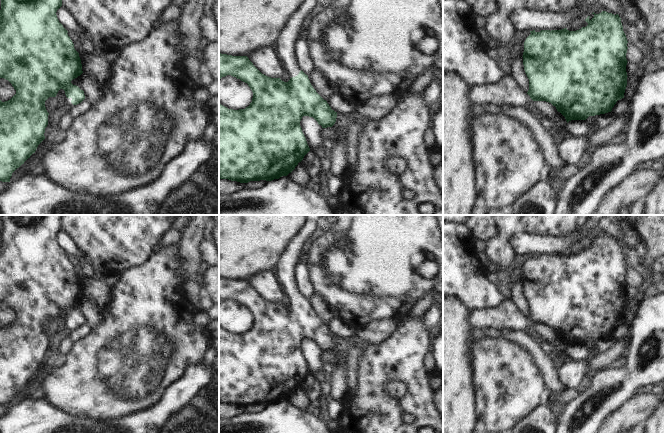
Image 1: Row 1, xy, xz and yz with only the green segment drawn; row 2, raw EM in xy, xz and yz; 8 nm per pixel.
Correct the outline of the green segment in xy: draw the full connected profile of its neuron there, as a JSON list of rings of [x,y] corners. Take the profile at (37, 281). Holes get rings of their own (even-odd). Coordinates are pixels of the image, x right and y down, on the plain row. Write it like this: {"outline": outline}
{"outline": [[[2,215],[1,234],[0,234],[0,302],[8,304],[16,318],[8,325],[0,324],[0,405],[10,406],[12,397],[35,377],[38,369],[45,363],[45,352],[48,349],[49,337],[45,331],[45,325],[49,321],[56,321],[58,315],[63,313],[66,319],[66,329],[72,331],[81,327],[85,323],[84,315],[78,310],[73,309],[71,305],[80,300],[82,295],[81,283],[79,277],[75,274],[74,268],[68,260],[68,255],[59,246],[56,236],[62,230],[63,215]]]}

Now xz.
{"outline": [[[306,215],[306,222],[282,252],[274,268],[278,282],[290,300],[288,306],[262,298],[247,280],[219,277],[219,303],[231,299],[247,307],[253,316],[252,326],[245,333],[228,333],[219,326],[219,403],[248,407],[287,400],[310,375],[300,350],[302,341],[313,341],[322,352],[335,348],[337,336],[313,312],[308,299],[299,292],[294,277],[301,249],[317,229],[321,216]]]}

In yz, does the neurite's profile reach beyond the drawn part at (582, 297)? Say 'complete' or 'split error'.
split error

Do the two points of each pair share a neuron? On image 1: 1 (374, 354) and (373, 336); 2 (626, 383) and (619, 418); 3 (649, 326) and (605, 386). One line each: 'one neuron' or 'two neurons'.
1: two neurons
2: two neurons
3: one neuron

